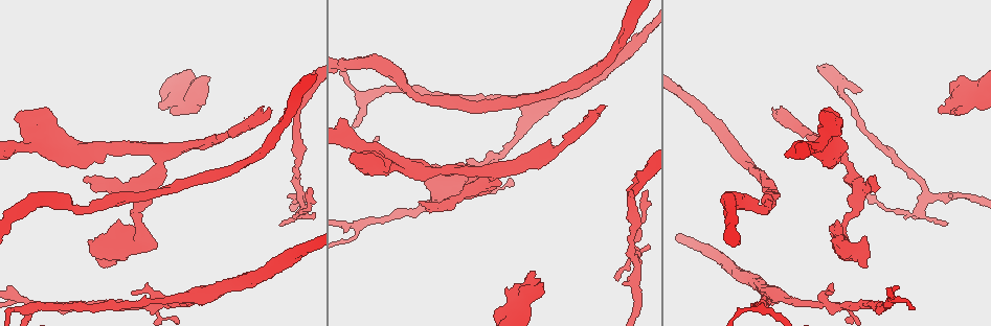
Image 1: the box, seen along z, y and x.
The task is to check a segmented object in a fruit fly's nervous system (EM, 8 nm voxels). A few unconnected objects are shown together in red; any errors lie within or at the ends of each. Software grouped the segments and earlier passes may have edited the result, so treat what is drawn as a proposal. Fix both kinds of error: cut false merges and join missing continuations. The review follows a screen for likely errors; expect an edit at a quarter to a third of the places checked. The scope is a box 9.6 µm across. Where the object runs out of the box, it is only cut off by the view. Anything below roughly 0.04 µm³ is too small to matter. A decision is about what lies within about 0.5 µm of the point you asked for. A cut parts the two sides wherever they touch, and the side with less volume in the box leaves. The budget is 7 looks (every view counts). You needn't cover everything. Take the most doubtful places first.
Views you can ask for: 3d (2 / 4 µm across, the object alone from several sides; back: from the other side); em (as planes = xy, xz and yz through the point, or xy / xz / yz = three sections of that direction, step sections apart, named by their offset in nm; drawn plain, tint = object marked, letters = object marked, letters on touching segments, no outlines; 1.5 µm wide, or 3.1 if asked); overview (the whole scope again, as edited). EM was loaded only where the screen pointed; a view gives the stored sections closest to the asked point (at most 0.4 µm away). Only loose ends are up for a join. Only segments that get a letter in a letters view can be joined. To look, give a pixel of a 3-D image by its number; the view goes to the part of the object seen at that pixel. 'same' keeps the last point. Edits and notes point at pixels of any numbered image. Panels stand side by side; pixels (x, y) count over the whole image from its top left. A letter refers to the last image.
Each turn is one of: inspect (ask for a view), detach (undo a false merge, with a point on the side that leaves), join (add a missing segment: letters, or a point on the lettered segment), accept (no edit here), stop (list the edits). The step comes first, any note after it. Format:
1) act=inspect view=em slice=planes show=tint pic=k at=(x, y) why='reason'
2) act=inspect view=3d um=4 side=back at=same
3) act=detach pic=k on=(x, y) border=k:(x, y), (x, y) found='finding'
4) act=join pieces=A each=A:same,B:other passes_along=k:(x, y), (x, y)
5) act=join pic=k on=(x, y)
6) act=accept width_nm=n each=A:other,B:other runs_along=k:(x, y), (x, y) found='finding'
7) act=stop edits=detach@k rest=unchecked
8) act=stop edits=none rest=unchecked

act=inspect view=em slice=planes show=letters pic=1 at=(862, 90)

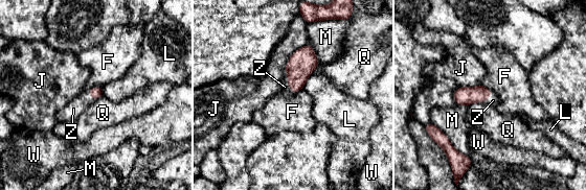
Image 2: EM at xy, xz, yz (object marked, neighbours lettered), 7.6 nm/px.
act=join pic=2 on=(285, 87) longest_contact=M:400nm each=F:other,J:other,L:other,M:other,Q:other,W:other,Z:same passes_along=2:(300, 65), (288, 82), (285, 87) found='it goes on there'

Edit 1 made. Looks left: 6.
act=inspect view=overview

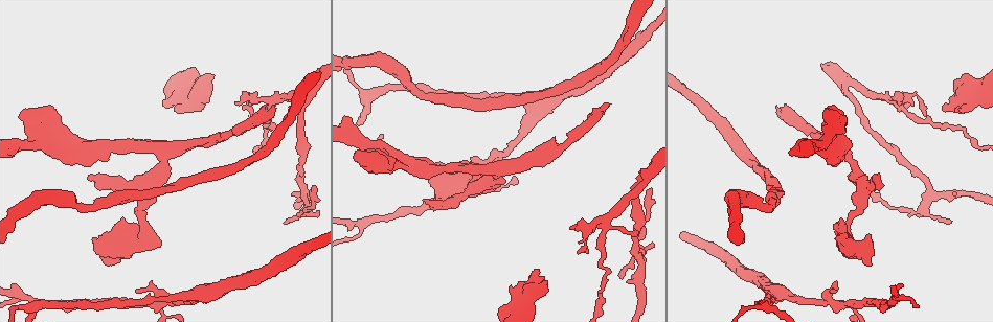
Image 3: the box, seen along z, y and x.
act=inspect view=em slice=planes show=letters pic=3 at=(874, 179) why='free end'

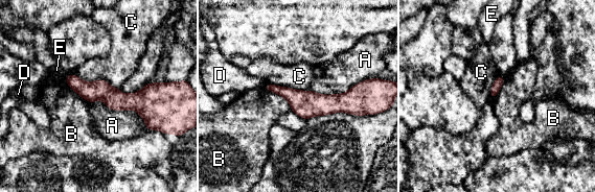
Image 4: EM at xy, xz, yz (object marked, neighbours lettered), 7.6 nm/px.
act=accept each=A:other,B:other,C:other,D:other,E:other found='no lettered segment goes on from it'

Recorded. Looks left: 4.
act=inspect view=3d um=2 pic=3 at=(36, 305) why='a fork'

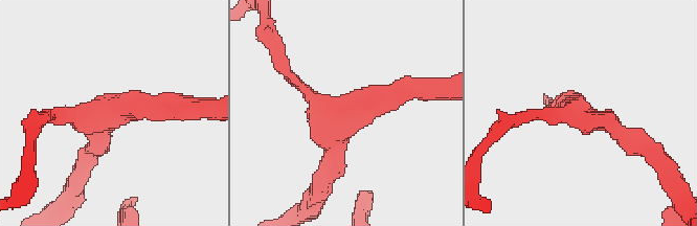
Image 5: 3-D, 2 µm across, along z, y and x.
act=inspect view=em slice=yz step=8 show=tint pic=5 at=(114, 110) arms=3

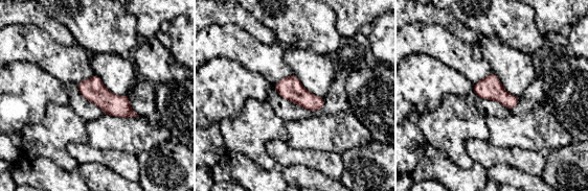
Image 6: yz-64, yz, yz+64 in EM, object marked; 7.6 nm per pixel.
act=inspect view=em slice=planes show=letters at=same

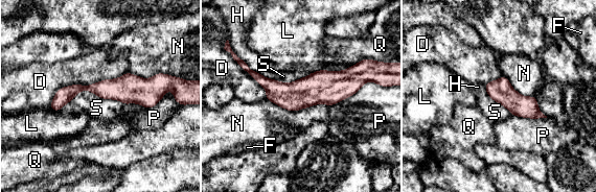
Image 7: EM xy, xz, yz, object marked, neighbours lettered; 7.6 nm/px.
act=accept width_nm=160 each=D:other,F:other,H:other,L:other,N:other,P:other,Q:other,S:other border=7:(71, 99), (89, 90), (123, 103) found='continuous, no second neuron'

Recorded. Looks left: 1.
act=stop edits=join@2 rest=unchecked

